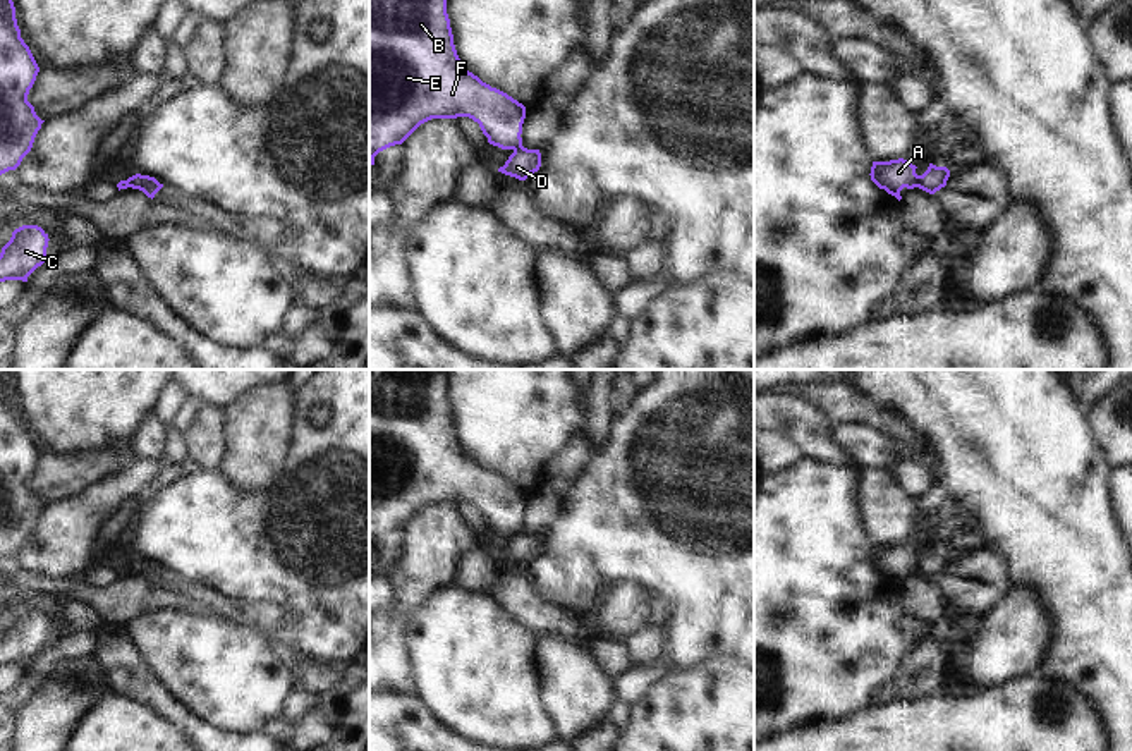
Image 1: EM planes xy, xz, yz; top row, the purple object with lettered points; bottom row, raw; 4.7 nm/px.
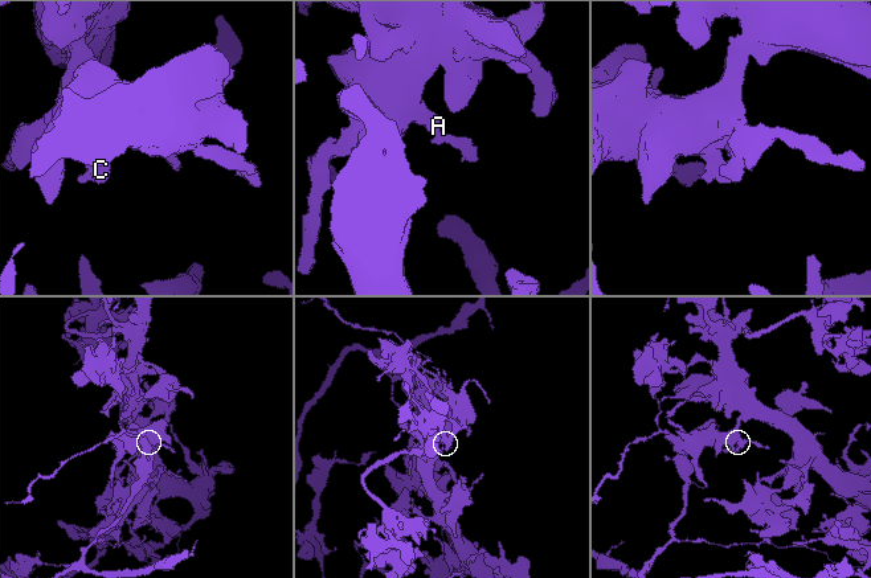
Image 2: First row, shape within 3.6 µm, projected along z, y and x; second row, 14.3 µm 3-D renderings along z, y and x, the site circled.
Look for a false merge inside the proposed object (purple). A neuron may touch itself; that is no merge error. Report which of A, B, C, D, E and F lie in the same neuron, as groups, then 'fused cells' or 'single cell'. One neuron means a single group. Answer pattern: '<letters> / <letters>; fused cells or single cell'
A B C E F / D; fused cells

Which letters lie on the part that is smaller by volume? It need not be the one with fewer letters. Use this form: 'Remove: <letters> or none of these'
Remove: D

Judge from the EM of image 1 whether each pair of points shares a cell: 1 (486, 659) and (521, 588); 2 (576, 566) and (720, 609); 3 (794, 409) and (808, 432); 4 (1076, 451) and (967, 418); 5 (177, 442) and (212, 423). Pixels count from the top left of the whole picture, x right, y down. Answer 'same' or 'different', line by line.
1: different
2: same
3: same
4: same
5: different

